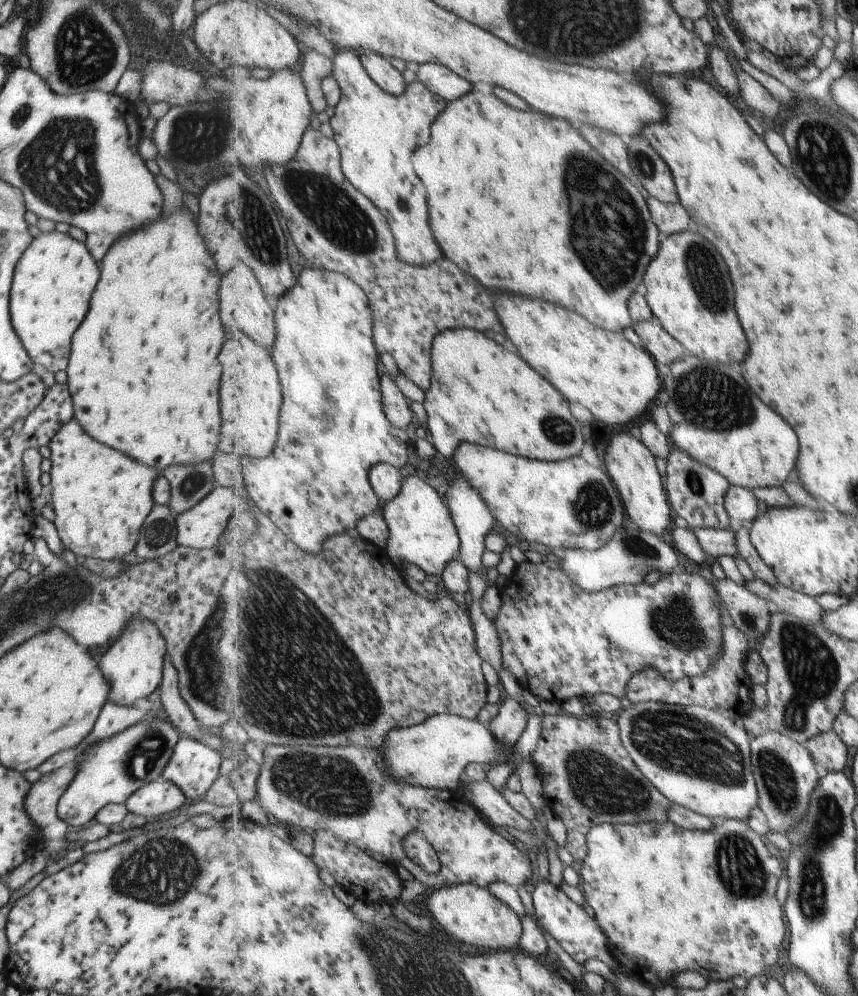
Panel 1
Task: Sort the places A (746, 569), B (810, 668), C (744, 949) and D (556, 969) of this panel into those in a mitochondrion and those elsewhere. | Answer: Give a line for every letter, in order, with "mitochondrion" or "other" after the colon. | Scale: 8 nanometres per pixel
A: other
B: mitochondrion
C: other
D: other

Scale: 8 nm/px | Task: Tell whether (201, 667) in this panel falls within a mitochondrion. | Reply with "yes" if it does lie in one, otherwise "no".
yes

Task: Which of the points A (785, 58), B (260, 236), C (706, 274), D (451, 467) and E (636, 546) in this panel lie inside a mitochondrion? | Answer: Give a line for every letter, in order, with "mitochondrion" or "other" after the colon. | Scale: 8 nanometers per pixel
A: other
B: mitochondrion
C: mitochondrion
D: other
E: mitochondrion

